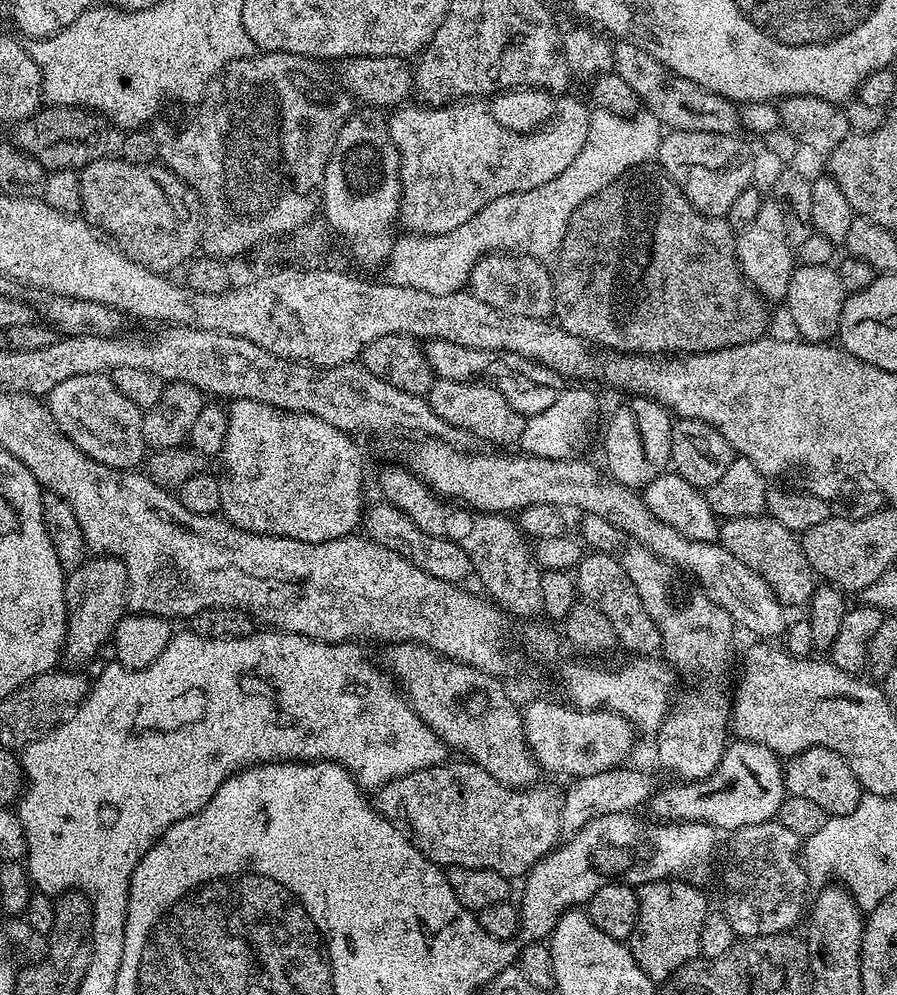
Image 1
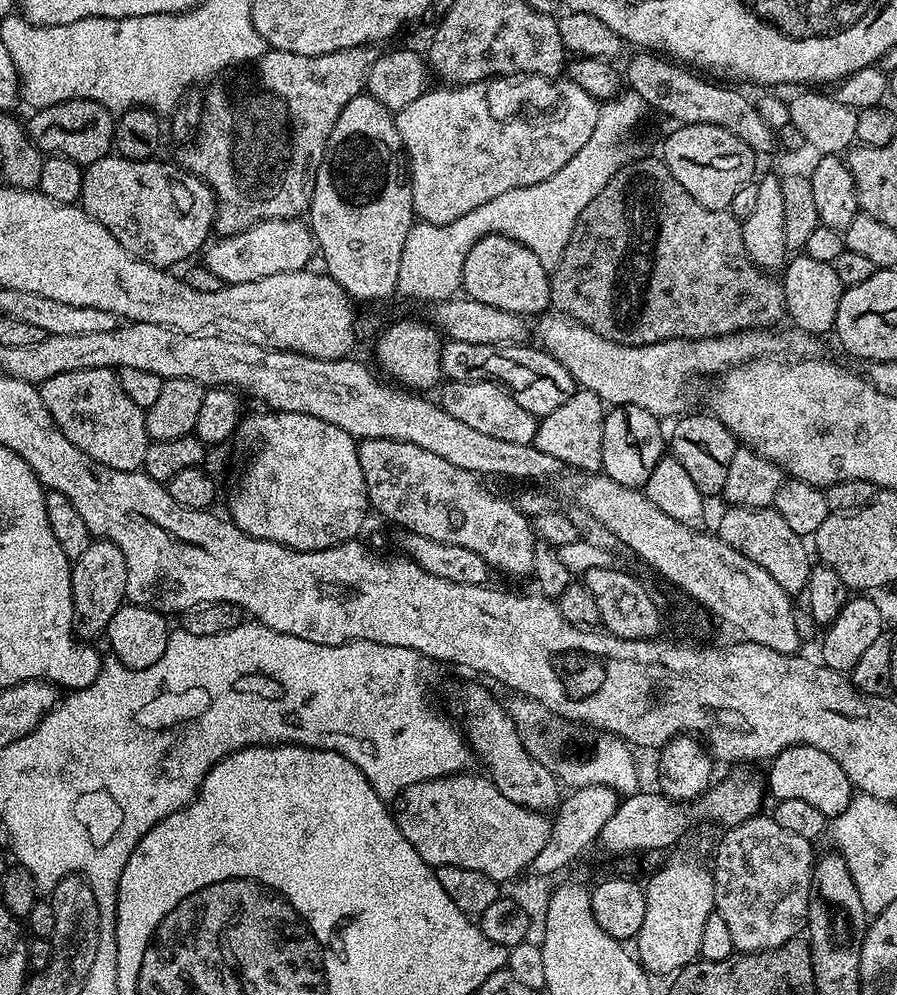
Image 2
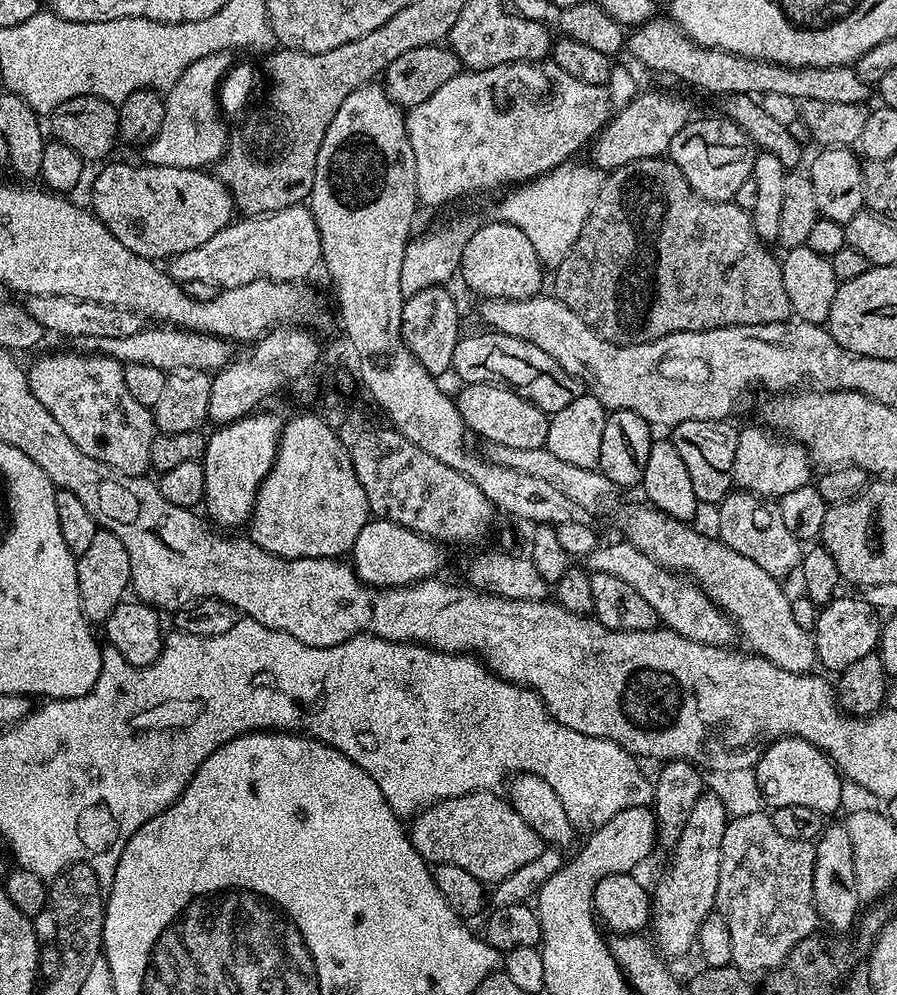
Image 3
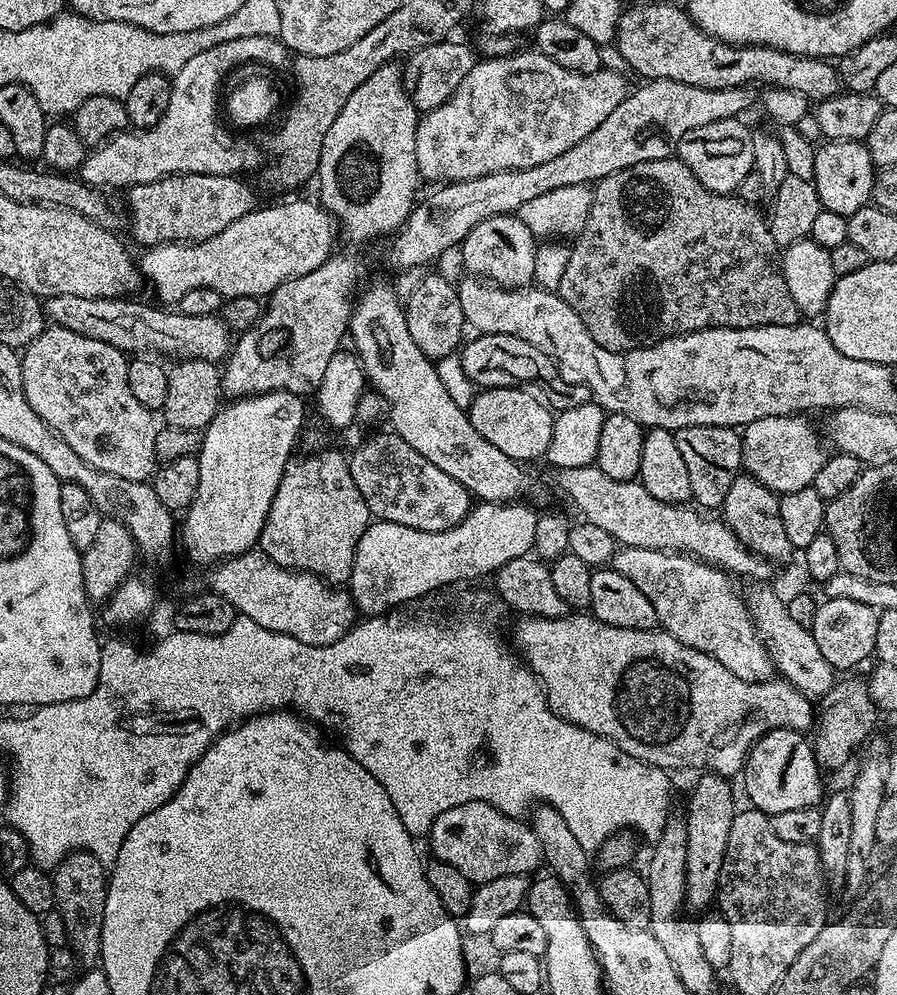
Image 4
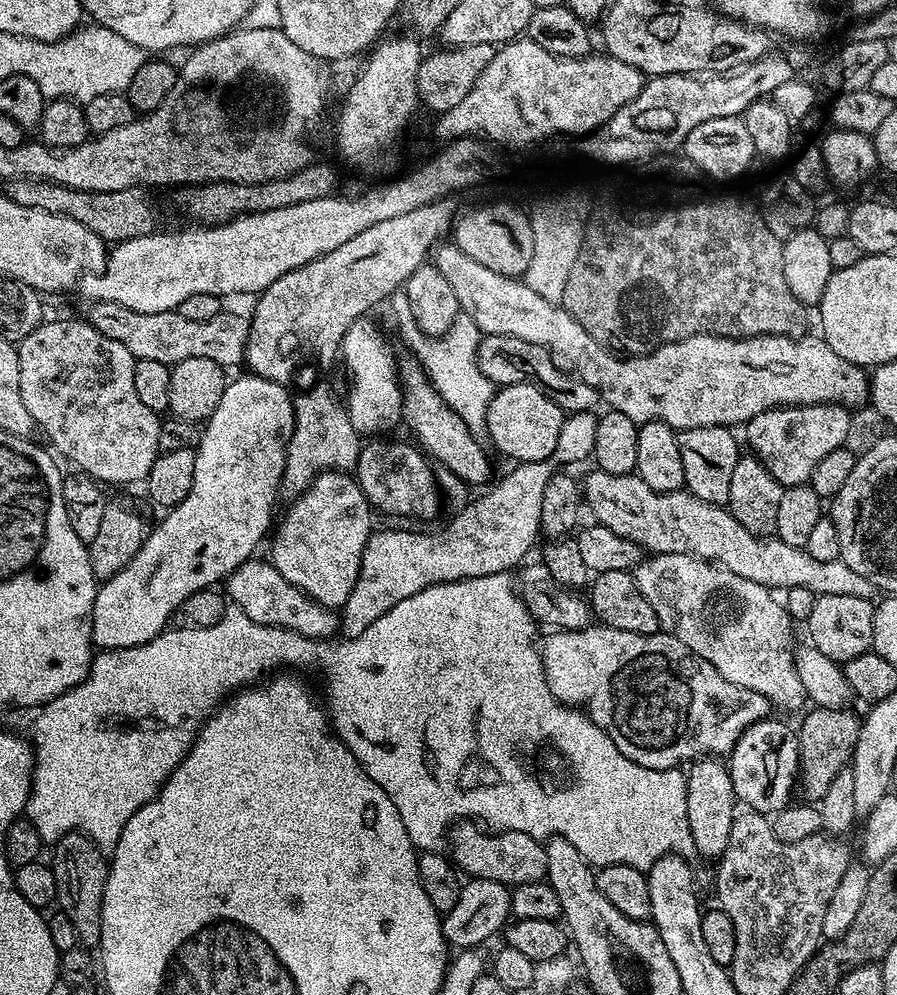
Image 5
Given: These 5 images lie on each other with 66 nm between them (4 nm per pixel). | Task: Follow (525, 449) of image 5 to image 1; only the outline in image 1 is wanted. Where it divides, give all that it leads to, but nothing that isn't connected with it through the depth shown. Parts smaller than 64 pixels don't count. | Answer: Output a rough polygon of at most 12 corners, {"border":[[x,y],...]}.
{"border":[[433,379],[430,410],[508,450],[524,415],[489,384]]}

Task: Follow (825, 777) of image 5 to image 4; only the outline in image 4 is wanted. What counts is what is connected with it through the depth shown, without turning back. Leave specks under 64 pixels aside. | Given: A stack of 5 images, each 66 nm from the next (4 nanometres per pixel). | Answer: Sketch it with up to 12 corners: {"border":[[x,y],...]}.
{"border":[[863,677],[819,699],[812,741],[828,772],[873,732],[879,709]]}

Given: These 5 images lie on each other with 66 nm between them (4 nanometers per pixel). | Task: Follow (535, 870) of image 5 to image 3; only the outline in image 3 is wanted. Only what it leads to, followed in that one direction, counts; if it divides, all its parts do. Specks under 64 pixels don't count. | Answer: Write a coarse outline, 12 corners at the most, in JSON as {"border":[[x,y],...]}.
{"border":[[503,795],[447,796],[416,813],[429,865],[495,886],[546,845]]}

